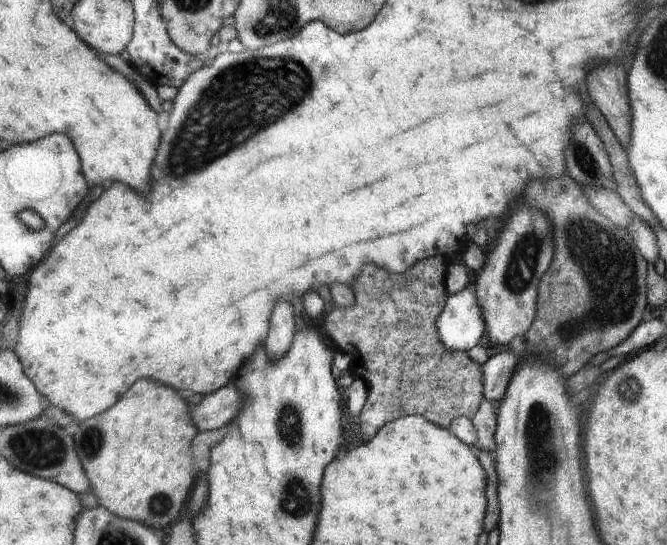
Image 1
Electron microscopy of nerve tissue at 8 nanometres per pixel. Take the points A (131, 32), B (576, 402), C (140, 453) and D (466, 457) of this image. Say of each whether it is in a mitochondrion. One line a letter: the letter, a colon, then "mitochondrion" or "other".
A: other
B: other
C: other
D: other

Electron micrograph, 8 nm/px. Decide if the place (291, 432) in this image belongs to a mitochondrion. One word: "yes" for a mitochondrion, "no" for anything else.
yes

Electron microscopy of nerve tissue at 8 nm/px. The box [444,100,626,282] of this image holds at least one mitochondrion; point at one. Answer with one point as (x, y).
(588, 167)

